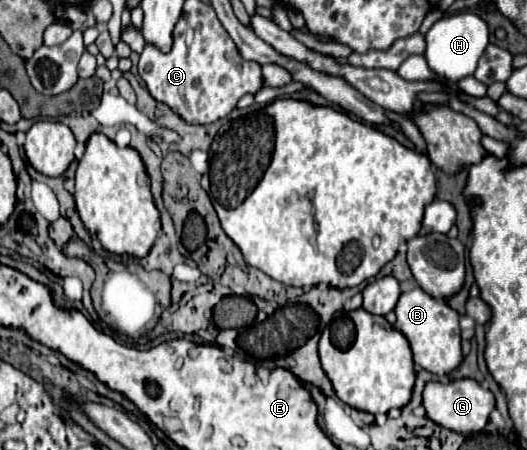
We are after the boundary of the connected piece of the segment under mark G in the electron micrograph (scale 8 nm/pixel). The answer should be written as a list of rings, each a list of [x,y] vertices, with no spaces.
[[[455,379],[449,383],[441,381],[427,381],[423,389],[423,407],[427,417],[451,431],[457,433],[477,433],[487,425],[489,413],[495,407],[495,397],[489,389],[483,389],[475,379]]]

